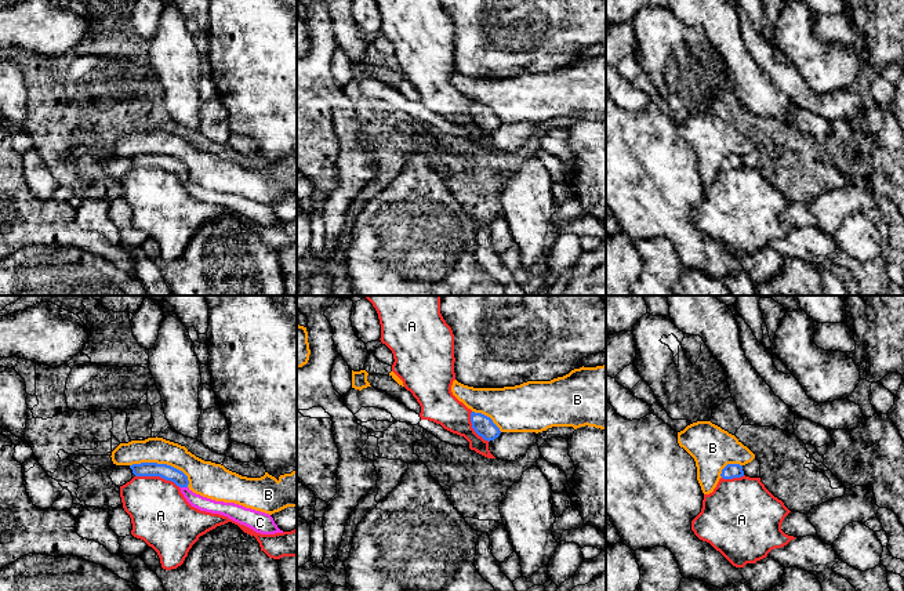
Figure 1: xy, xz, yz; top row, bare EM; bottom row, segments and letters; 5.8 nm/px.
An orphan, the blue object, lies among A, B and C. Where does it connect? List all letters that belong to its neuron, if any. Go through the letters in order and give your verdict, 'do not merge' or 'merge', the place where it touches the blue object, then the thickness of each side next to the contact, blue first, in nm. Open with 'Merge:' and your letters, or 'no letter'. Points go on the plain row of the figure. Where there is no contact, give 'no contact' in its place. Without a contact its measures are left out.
Merge: C
A: do not merge; meets blue in xy at (158, 166); 90 nm thick on the blue side, 340 nm on the other
B: do not merge; meets blue in xy at (162, 155); 90 nm thick on the blue side, 180 nm on the other
C: merge; meets blue in xy at (184, 177); 90 nm thick on the blue side, 80 nm on the other

